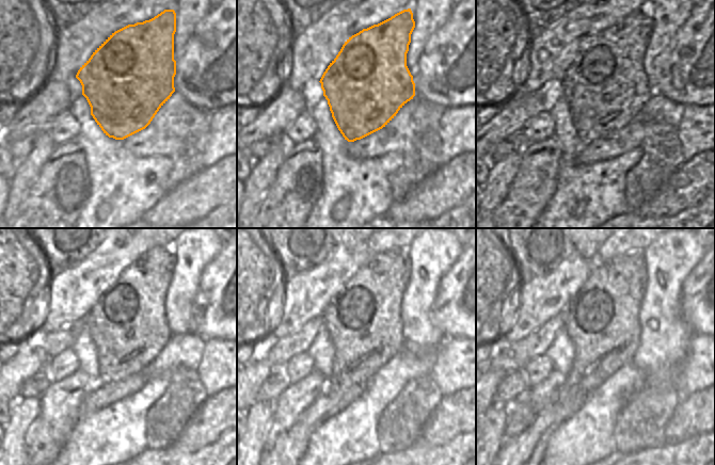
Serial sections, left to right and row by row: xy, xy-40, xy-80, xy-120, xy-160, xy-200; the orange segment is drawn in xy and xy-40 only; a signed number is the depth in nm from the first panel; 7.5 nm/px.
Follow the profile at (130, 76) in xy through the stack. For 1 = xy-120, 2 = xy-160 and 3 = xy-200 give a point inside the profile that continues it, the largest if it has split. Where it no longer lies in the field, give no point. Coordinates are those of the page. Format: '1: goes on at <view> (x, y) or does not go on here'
1: goes on at xy-120 (133, 307)
2: goes on at xy-160 (368, 306)
3: goes on at xy-200 (607, 306)

